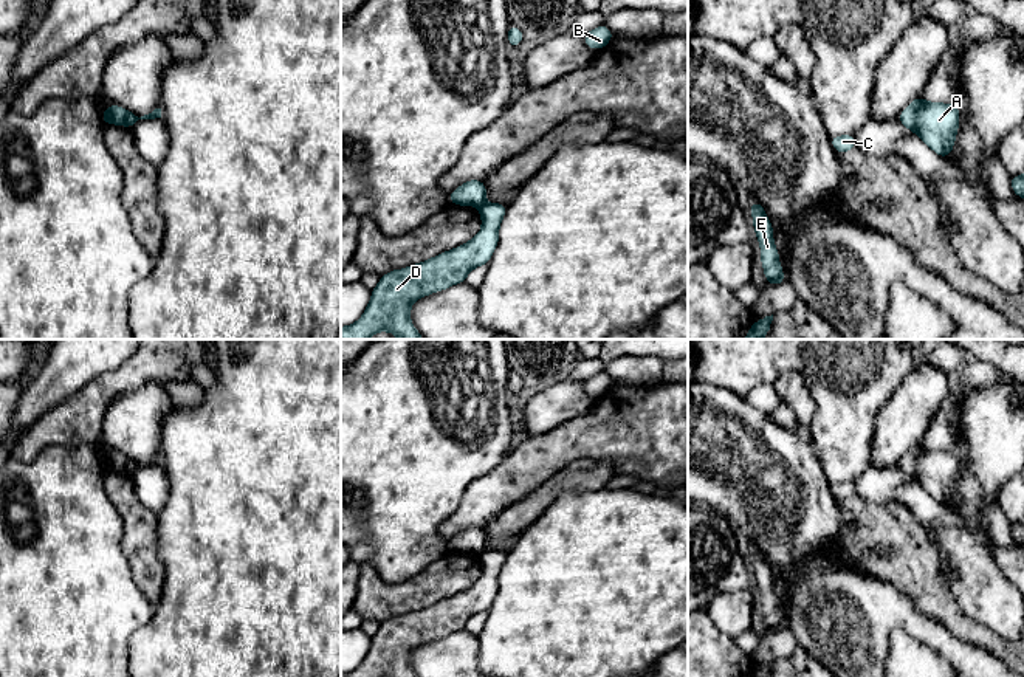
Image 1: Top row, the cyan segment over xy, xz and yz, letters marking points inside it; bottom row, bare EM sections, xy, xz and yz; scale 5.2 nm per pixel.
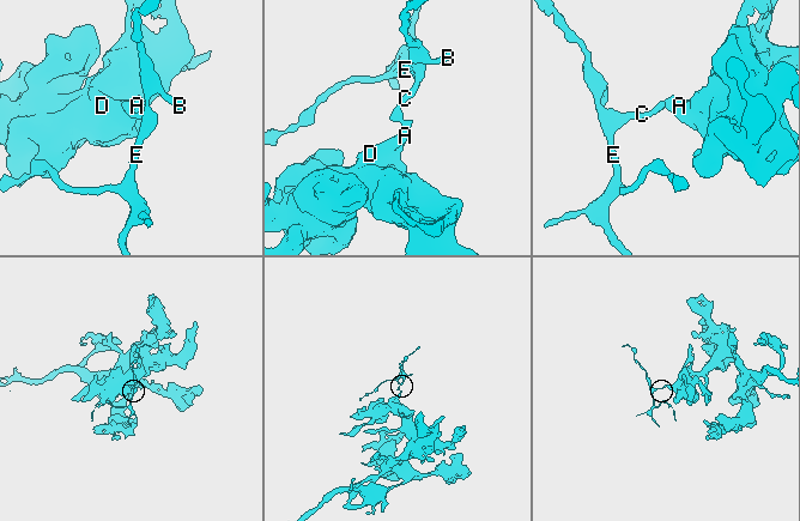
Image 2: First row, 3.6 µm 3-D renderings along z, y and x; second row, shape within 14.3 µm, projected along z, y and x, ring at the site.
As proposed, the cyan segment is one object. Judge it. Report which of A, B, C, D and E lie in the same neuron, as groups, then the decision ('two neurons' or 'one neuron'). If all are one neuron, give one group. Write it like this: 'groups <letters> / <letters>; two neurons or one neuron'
groups A D / B C E; two neurons

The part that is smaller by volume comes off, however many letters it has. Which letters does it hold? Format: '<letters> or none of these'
B, C, E

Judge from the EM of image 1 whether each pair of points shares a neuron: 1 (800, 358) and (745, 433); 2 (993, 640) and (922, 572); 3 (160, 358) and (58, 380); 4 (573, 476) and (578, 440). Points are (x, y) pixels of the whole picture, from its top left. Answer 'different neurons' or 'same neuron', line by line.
1: different neurons
2: same neuron
3: different neurons
4: different neurons

